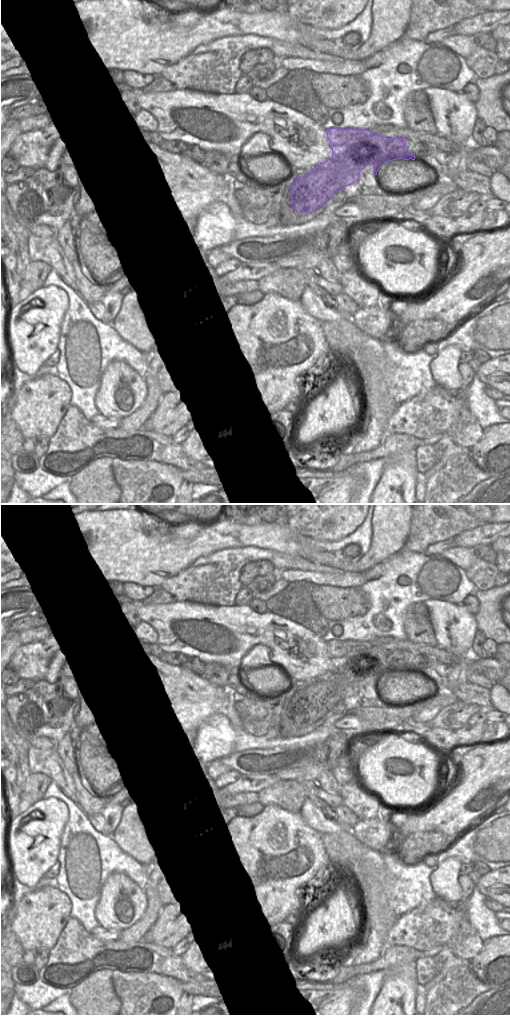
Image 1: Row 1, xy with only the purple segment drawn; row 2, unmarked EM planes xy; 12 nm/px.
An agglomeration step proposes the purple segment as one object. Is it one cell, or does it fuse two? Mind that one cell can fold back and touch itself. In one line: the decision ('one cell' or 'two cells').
two cells

